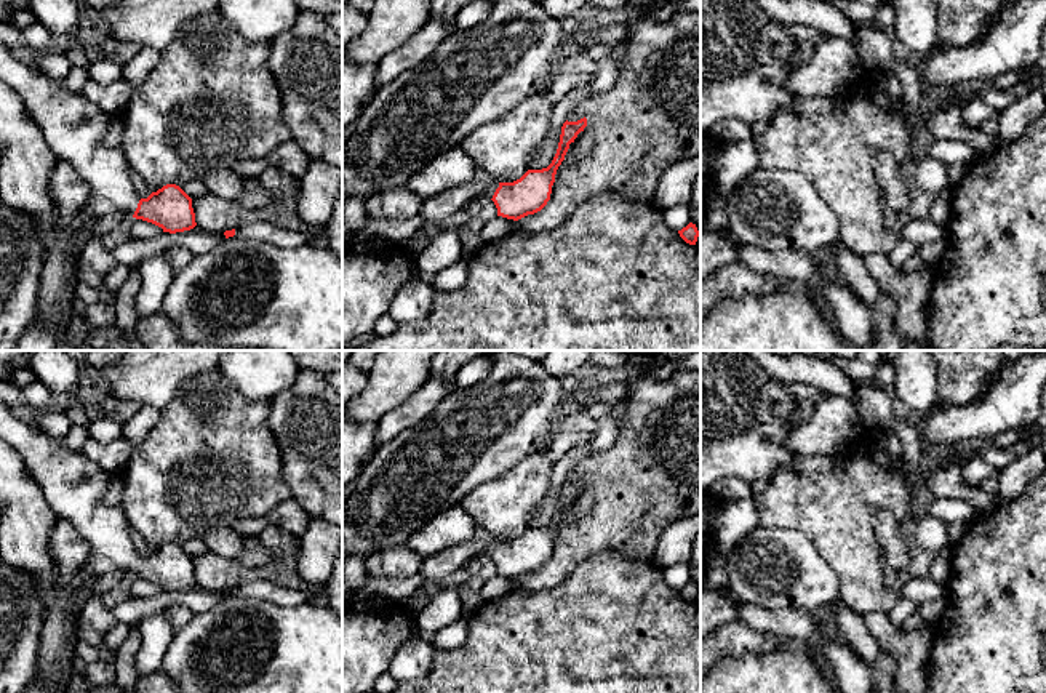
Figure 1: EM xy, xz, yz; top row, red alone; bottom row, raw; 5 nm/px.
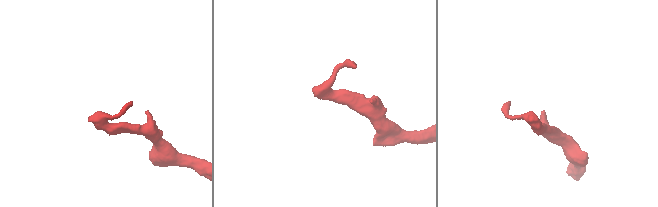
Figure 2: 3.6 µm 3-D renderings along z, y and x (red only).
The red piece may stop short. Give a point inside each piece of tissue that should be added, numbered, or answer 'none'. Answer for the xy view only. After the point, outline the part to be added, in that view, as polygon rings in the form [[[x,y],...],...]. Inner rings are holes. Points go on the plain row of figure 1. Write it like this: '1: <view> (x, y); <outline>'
1: xy (74, 485); [[[0,400],[0,439],[24,459],[27,472],[42,488],[59,519],[67,520],[90,544],[85,571],[66,591],[48,599],[40,632],[37,677],[69,688],[74,647],[78,642],[78,615],[72,611],[72,591],[83,576],[122,571],[133,576],[139,555],[131,539],[131,523],[120,506],[109,506],[104,495],[112,474],[82,451],[64,448],[64,439],[34,427],[13,415]]]

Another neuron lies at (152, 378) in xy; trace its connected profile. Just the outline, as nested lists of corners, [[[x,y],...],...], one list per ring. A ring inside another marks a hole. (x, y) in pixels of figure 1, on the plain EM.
[[[130,351],[117,363],[98,367],[98,379],[80,367],[75,400],[85,408],[114,397],[162,410],[187,378],[218,368],[226,352],[229,351]]]

